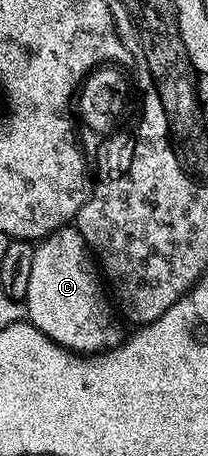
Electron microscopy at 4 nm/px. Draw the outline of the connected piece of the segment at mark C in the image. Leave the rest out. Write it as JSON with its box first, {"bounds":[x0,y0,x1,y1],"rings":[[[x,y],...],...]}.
{"bounds":[23,226,123,354],"rings":[[[75,226],[57,228],[36,245],[31,282],[27,282],[23,303],[28,323],[78,354],[104,352],[123,339],[122,321],[103,283],[99,265]]]}

